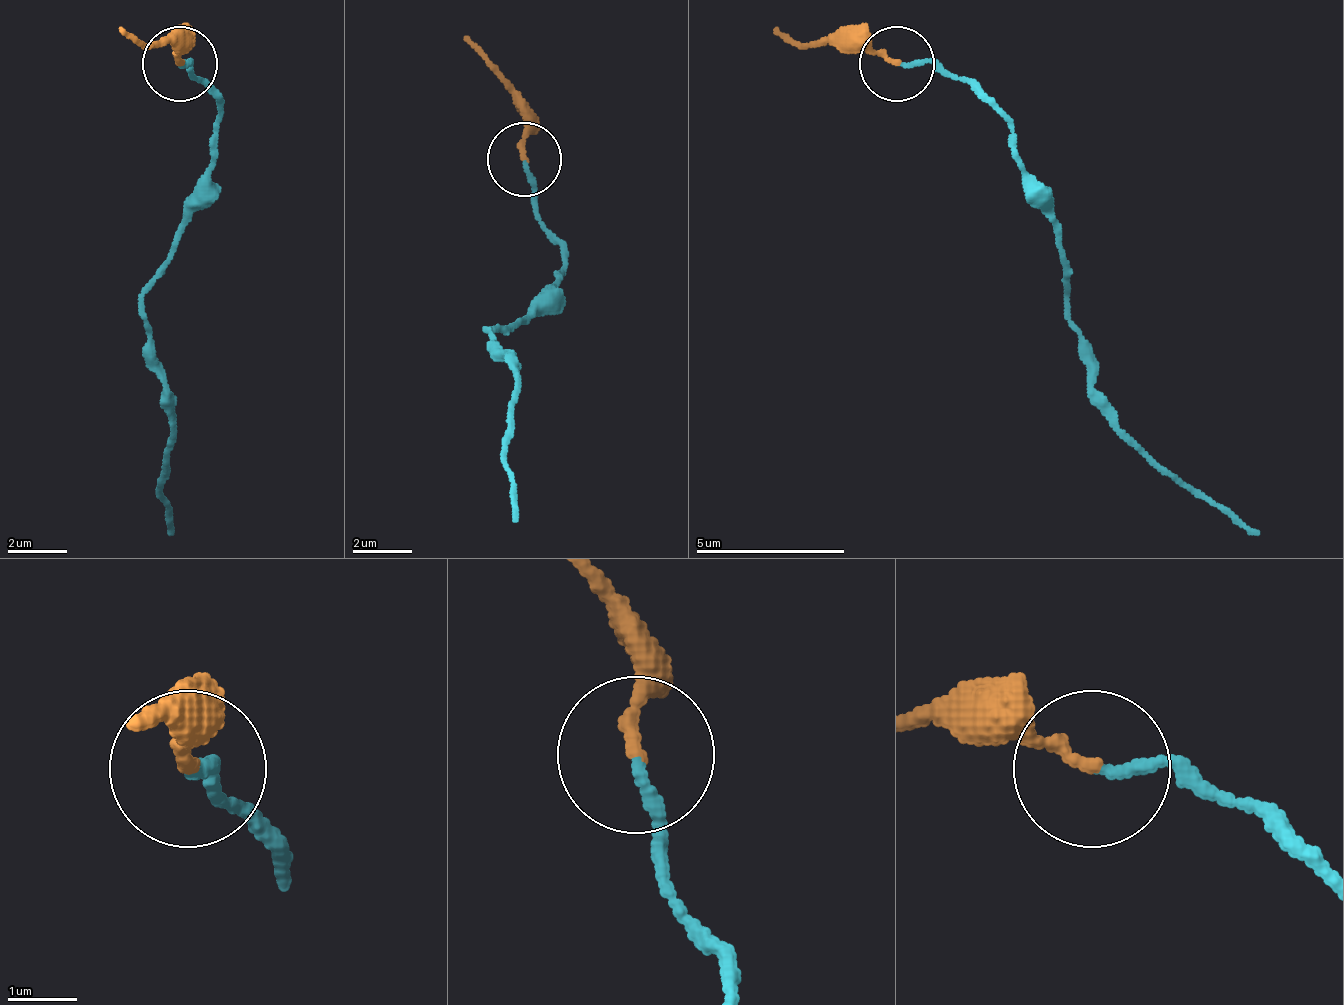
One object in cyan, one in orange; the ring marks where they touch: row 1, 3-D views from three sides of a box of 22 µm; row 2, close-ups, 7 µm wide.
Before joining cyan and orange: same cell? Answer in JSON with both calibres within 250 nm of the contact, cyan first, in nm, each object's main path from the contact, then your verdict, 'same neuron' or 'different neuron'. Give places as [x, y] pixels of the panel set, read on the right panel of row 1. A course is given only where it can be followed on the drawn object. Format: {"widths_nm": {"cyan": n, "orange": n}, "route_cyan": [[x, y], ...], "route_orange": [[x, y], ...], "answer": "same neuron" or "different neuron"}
{"widths_nm": {"cyan": 160, "orange": 180}, "route_cyan": [[898, 62], [943, 62], [1003, 114], [1025, 196], [1055, 226], [1078, 361], [1115, 421], [1257, 533]], "route_orange": [[898, 62], [771, 32]], "answer": "same neuron"}

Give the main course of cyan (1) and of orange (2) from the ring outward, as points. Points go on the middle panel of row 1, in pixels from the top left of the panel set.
1: (522, 161), (530, 206), (559, 265), (552, 288), (522, 318), (485, 333), (515, 378), (515, 520)
2: (522, 161), (522, 101), (462, 34)

